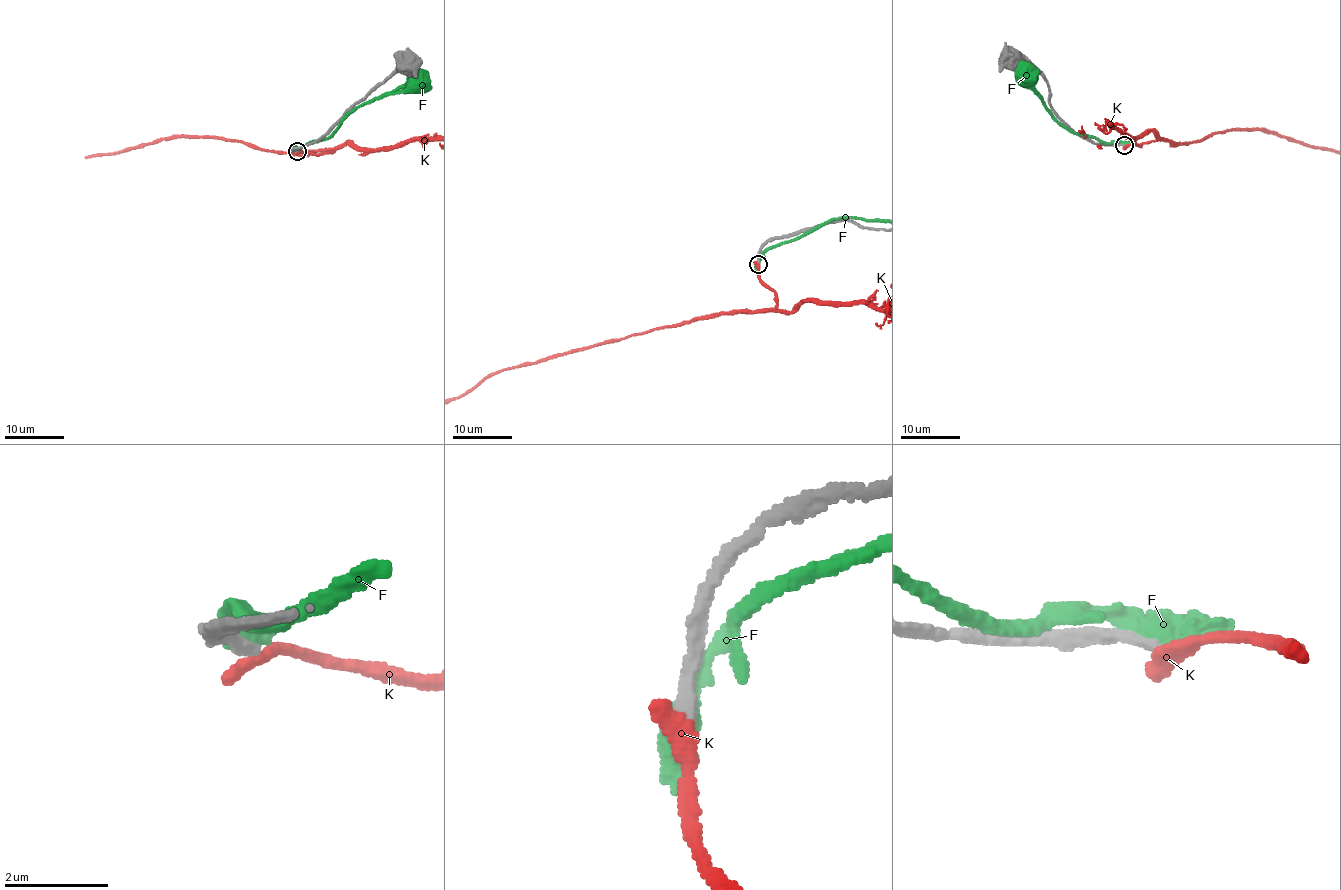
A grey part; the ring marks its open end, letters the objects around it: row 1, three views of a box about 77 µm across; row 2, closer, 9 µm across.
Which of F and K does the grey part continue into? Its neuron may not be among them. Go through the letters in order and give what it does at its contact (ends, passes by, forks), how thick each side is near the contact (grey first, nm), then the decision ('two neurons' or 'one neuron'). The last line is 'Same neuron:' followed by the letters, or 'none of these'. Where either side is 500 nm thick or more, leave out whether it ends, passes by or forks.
F: it passes by; 300 nm thick on the grey side, 400 nm on the other; two neurons
K: it ends there; 240 nm thick on the grey side, 320 nm on the other; two neurons
Same neuron: none of these

